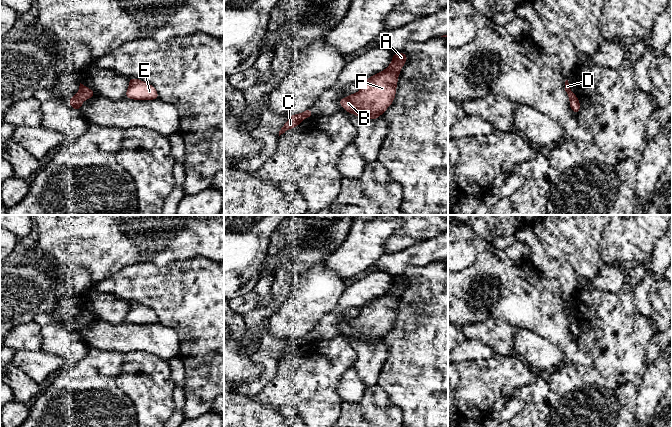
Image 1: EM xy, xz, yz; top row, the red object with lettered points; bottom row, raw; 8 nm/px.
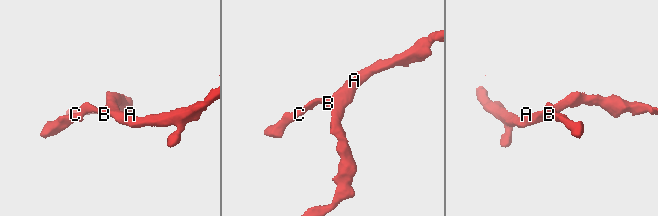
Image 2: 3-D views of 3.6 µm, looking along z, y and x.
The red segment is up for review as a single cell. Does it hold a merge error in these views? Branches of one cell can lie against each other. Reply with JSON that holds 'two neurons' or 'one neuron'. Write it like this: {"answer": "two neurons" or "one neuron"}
{"answer": "one neuron"}

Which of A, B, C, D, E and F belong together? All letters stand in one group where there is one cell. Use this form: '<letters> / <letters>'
A B C D E F

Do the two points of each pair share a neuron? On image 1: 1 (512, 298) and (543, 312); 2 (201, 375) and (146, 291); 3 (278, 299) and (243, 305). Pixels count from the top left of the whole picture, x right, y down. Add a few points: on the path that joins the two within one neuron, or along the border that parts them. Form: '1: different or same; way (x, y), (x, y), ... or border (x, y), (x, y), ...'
1: same; way (520, 298), (530, 301), (535, 305)
2: same; way (201, 353), (201, 341), (168, 308)
3: different; border (257, 306), (243, 315)

